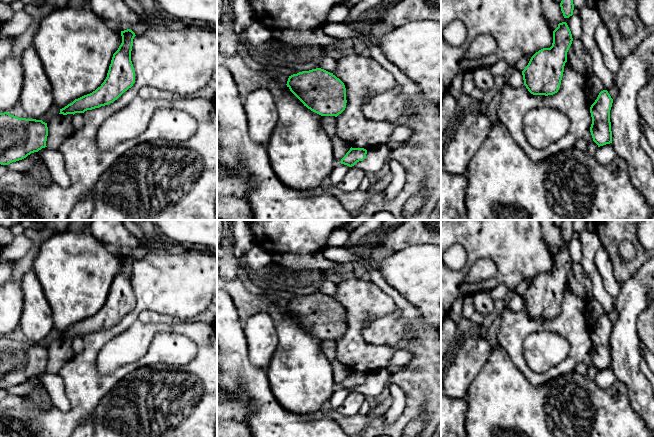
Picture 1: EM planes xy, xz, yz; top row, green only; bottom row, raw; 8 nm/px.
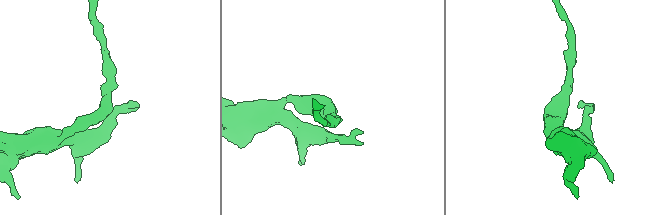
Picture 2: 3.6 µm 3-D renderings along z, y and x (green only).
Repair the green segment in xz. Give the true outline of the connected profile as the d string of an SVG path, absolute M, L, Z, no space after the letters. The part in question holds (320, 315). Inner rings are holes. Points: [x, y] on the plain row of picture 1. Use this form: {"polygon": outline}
{"polygon": "M316 292L289 300L287 311L311 335L337 341L346 332L346 312L333 297Z"}

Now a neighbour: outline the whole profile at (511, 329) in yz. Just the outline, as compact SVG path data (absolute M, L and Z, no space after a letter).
M566 286L560 312L553 319L533 319L525 309L514 312L506 306L497 316L492 341L503 348L532 386L537 387L562 374L575 371L576 365L590 354L591 328L586 319L586 311L587 302L575 296ZM541 330L561 335L568 341L570 349L568 356L560 364L537 373L529 368L525 360L524 340L529 334Z

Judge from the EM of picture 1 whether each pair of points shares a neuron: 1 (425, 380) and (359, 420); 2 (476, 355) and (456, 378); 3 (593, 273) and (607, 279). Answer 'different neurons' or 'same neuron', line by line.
1: different neurons
2: same neuron
3: different neurons

